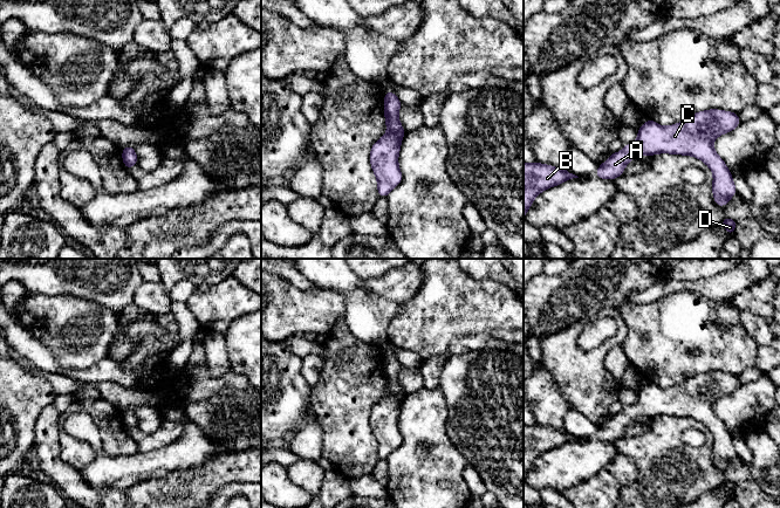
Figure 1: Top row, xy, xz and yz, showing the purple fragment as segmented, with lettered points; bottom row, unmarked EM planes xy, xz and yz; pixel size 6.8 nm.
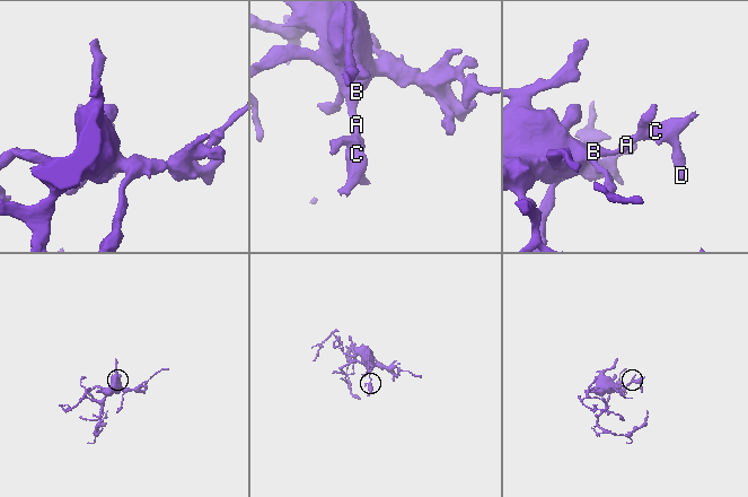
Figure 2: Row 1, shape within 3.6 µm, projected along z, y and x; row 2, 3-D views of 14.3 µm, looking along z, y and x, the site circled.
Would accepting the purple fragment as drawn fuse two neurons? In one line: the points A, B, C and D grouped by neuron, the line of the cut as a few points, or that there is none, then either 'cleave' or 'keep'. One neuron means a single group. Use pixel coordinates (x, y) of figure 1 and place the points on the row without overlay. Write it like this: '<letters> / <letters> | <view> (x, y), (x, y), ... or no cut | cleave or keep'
A B C D | no cut | keep

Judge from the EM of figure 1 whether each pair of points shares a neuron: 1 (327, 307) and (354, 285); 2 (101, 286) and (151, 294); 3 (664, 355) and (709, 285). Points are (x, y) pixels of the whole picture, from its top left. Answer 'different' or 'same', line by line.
1: different
2: different
3: different

